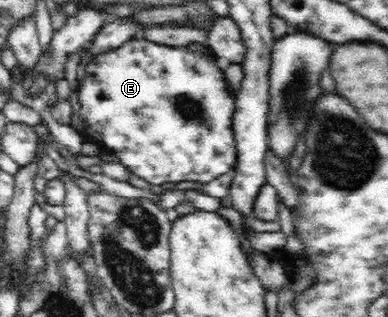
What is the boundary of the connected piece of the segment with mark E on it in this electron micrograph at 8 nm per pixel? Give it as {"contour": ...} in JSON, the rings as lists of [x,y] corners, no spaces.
{"contour":[[[132,37],[116,49],[111,49],[102,55],[98,54],[82,67],[78,83],[78,102],[81,106],[79,115],[83,129],[91,133],[91,137],[102,147],[102,150],[112,153],[126,168],[153,184],[172,181],[191,181],[205,184],[223,173],[231,172],[234,167],[234,157],[236,157],[231,130],[232,111],[235,107],[234,96],[226,89],[222,70],[214,64],[214,60],[210,60],[206,54],[202,54],[202,51],[204,48],[198,45],[179,48],[178,46],[160,45],[144,37]]]}

